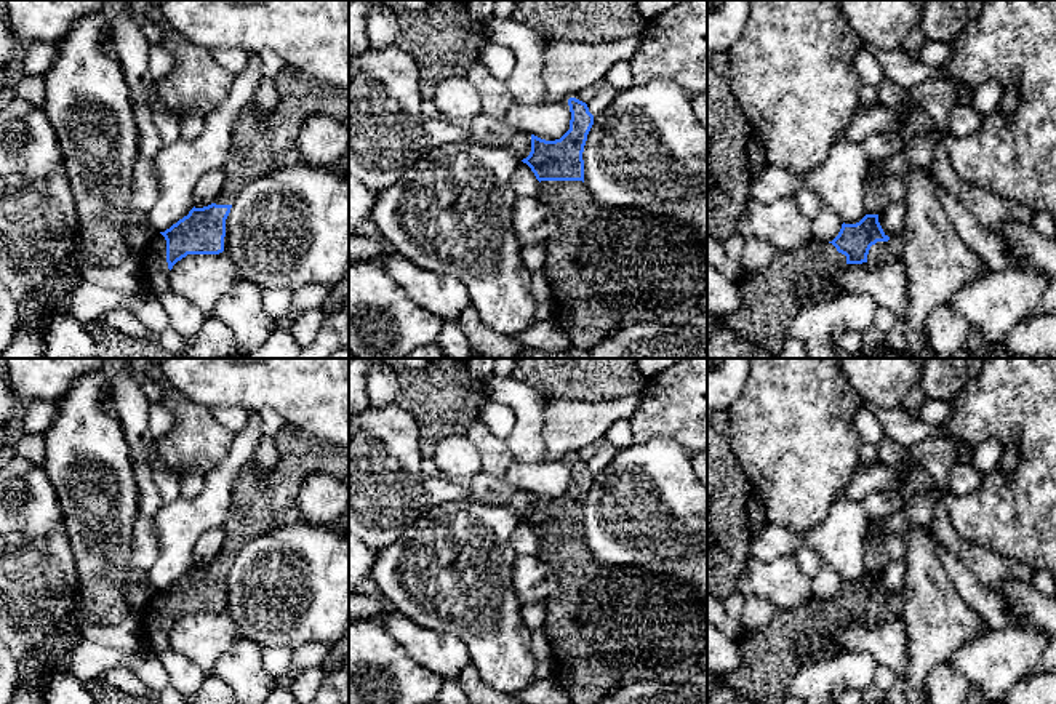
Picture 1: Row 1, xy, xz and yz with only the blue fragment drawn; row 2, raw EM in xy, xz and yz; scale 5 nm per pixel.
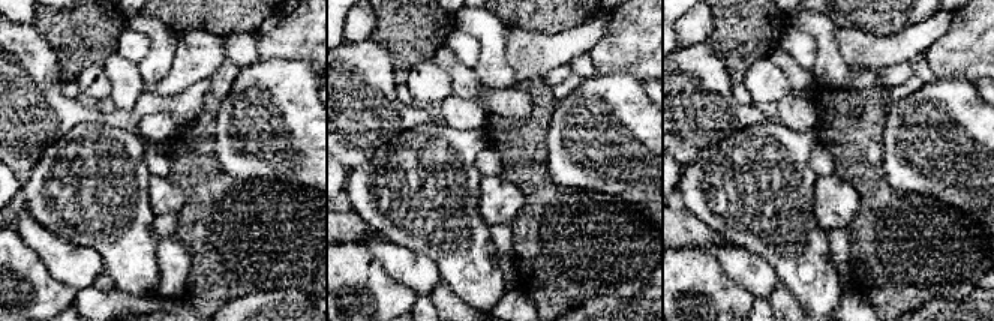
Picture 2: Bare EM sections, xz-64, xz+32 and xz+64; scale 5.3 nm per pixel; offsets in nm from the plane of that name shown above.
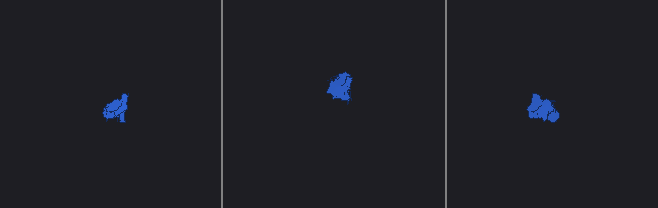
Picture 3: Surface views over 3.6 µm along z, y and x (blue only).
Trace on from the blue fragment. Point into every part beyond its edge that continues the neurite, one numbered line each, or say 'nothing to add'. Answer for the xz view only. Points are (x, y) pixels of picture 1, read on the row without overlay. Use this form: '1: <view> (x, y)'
1: xz (610, 626)

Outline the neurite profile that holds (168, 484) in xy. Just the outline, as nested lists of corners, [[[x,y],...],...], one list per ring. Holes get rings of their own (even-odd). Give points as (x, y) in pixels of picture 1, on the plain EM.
[[[157,445],[150,446],[149,454],[152,480],[165,504],[181,498],[181,477],[171,472],[157,453]]]

